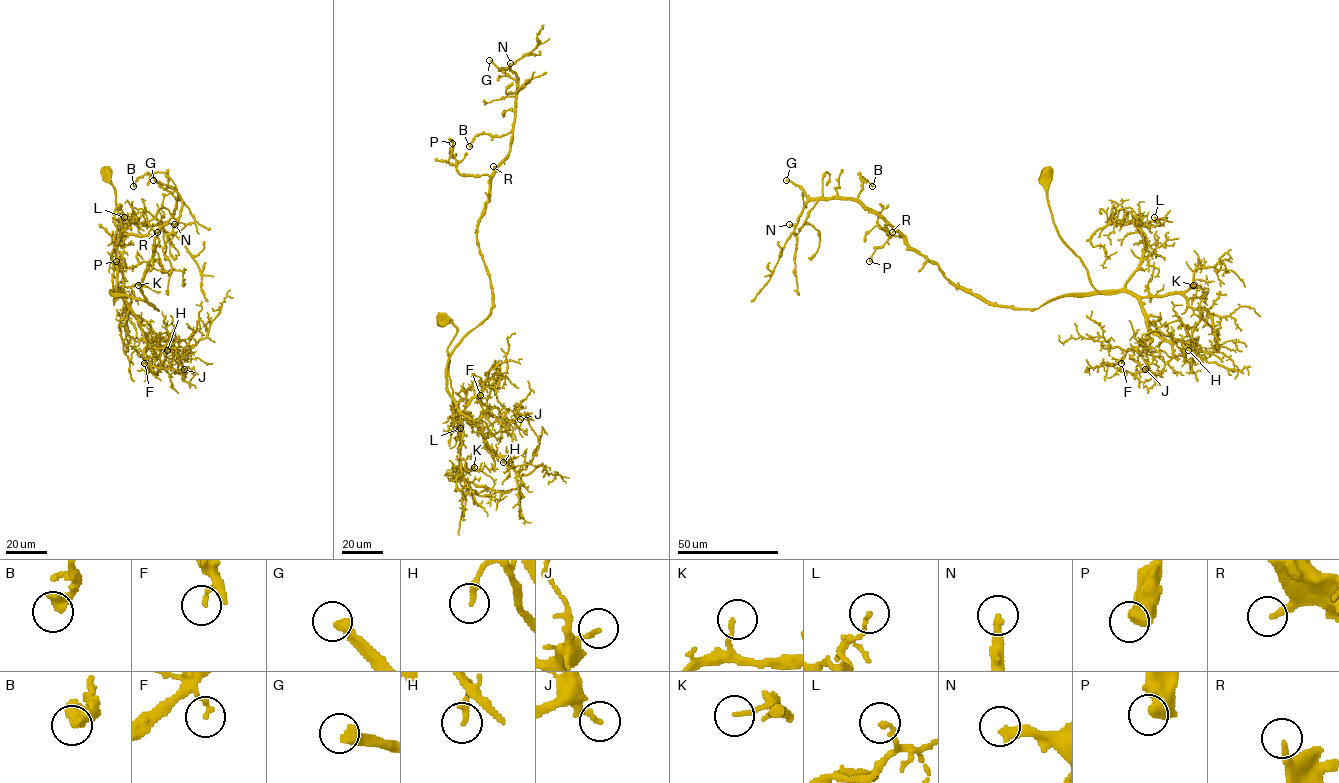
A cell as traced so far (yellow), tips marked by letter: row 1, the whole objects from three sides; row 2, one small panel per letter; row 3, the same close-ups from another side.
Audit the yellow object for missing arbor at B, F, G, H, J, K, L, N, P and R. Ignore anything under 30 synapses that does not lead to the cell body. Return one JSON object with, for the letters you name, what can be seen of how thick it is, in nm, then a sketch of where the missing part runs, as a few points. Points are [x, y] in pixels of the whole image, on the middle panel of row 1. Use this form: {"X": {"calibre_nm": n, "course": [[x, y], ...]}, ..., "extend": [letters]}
{"G": {"calibre_nm": 440, "course": [[489, 60], [467, 42], [450, 43], [447, 40]]}, "N": {"calibre_nm": 320, "course": [[510, 63], [511, 32], [520, 27], [522, 33], [514, 52]]}, "R": {"calibre_nm": 220, "course": [[493, 166], [494, 134], [491, 125]]}, "extend": ["G", "N", "R"]}

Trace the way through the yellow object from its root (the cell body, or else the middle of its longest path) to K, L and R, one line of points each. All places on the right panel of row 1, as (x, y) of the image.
K: (1045, 174), (1048, 206), (1058, 236), (1081, 259), (1097, 290), (1164, 296), (1198, 286), (1193, 285)
L: (1045, 174), (1058, 236), (1100, 292), (1123, 287), (1144, 253), (1140, 226), (1154, 217)
R: (1045, 174), (1058, 236), (1100, 292), (1068, 293), (1035, 309), (999, 306), (953, 285), (936, 264), (892, 232)

